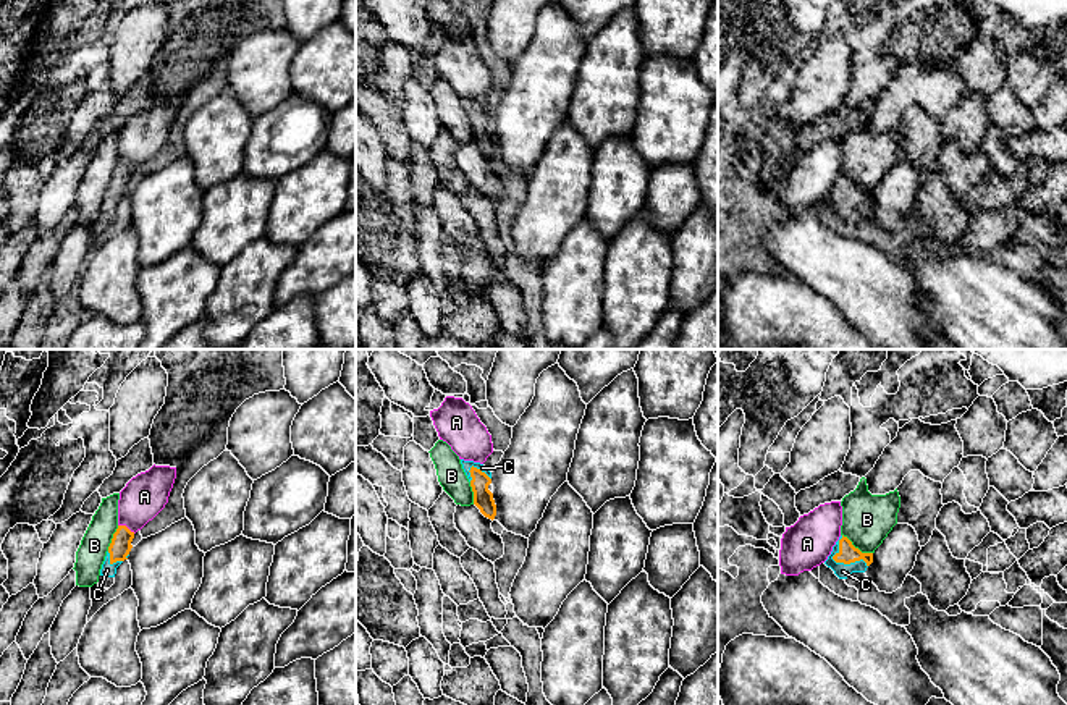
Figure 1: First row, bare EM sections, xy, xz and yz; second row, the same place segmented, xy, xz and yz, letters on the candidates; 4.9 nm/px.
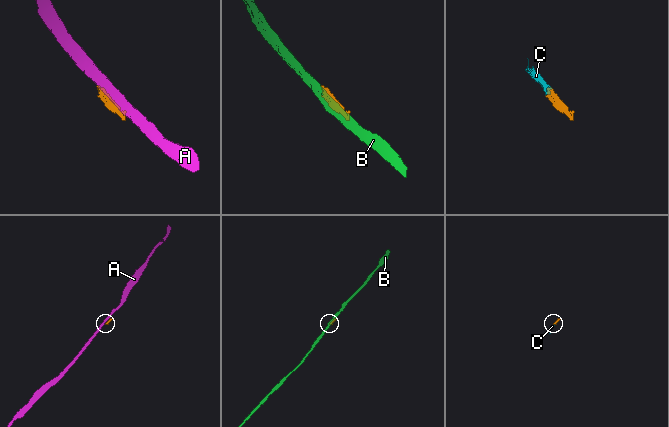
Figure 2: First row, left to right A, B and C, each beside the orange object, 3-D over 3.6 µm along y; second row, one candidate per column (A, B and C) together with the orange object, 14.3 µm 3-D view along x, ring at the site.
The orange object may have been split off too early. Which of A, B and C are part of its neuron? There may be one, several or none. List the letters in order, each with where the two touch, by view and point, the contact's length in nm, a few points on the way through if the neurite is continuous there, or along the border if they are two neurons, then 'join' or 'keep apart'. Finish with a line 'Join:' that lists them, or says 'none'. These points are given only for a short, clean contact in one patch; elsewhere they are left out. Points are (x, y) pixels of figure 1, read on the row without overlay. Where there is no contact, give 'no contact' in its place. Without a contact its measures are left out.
A: meets orange in xy at (126, 165); contact 100 nm long; keep apart
B: meets orange in yz at (857, 186); contact 180 nm long; keep apart
C: meets orange in yz at (839, 199); contact 200 nm long; runs through yz (847, 191), (839, 199), (843, 209); join
Join: C

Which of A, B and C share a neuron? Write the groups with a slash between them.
A / B / C

